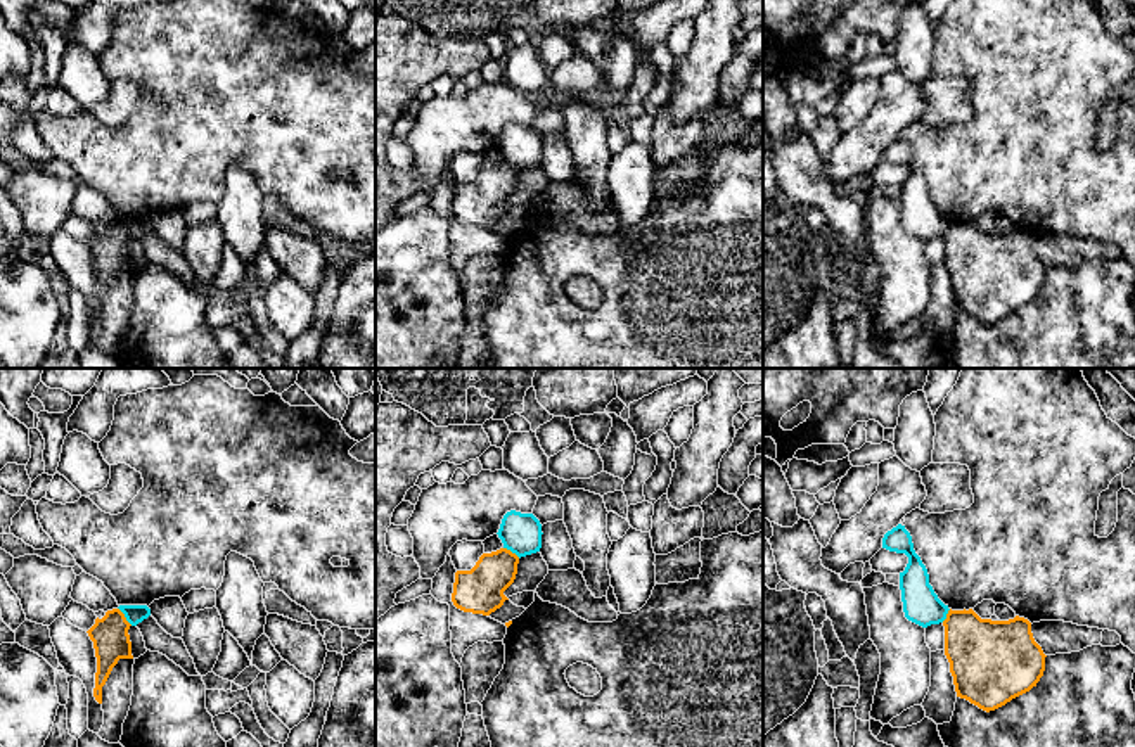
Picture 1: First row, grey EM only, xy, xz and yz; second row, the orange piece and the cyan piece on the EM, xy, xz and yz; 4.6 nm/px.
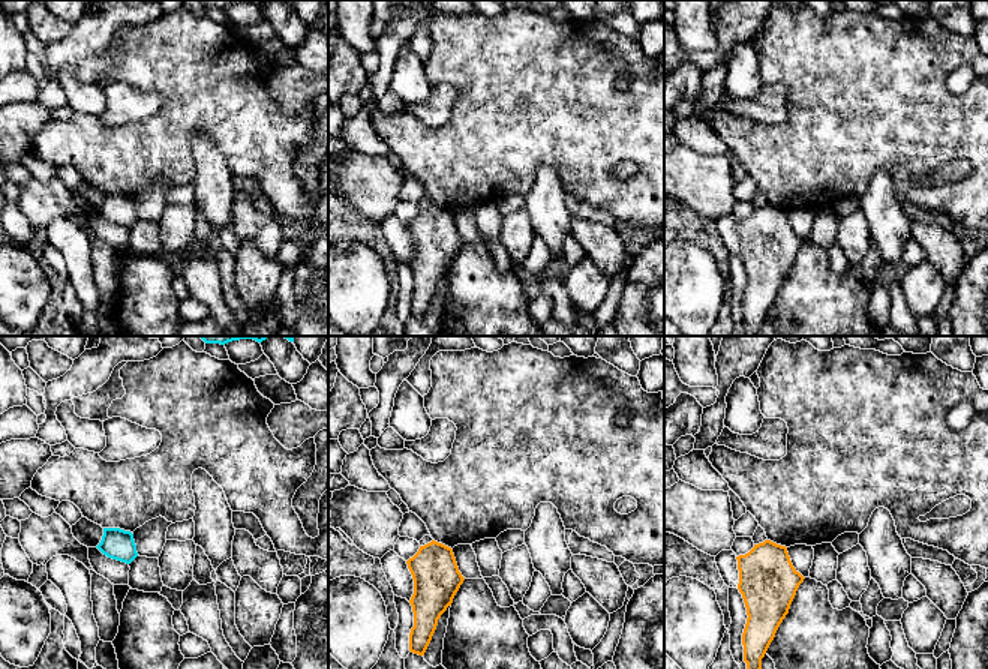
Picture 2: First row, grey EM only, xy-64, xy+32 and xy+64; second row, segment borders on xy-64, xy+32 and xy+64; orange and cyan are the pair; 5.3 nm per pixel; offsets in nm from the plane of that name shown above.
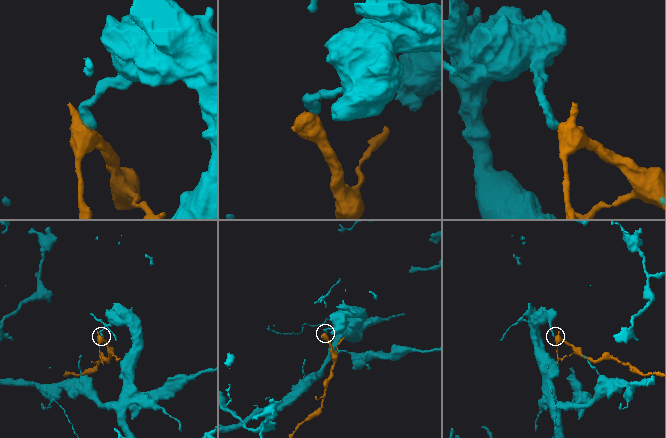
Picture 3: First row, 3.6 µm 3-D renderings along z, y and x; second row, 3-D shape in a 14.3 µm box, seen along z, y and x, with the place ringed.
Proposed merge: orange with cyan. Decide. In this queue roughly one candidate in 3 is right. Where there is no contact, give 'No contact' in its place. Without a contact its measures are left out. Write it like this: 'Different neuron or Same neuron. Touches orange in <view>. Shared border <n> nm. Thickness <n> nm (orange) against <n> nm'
Different neuron. Touches orange in xy. Shared border 110 nm. Thickness 170 nm (orange) against 90 nm

